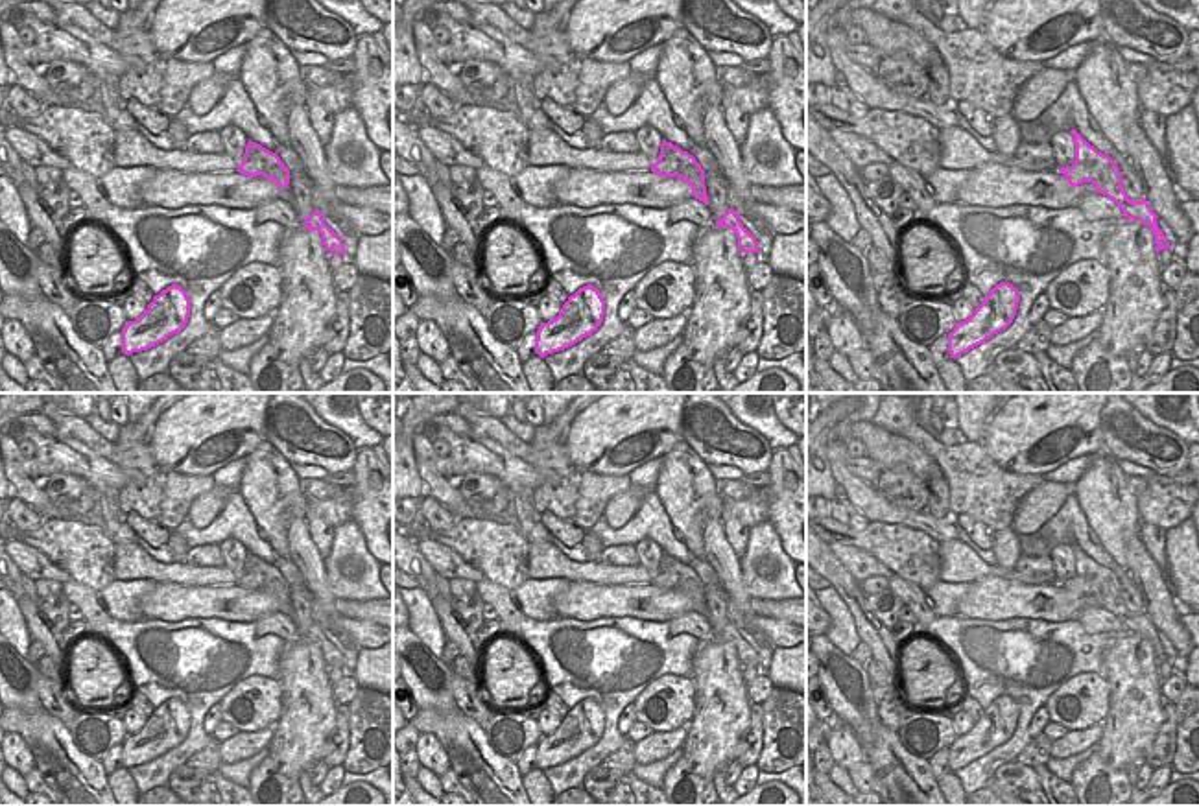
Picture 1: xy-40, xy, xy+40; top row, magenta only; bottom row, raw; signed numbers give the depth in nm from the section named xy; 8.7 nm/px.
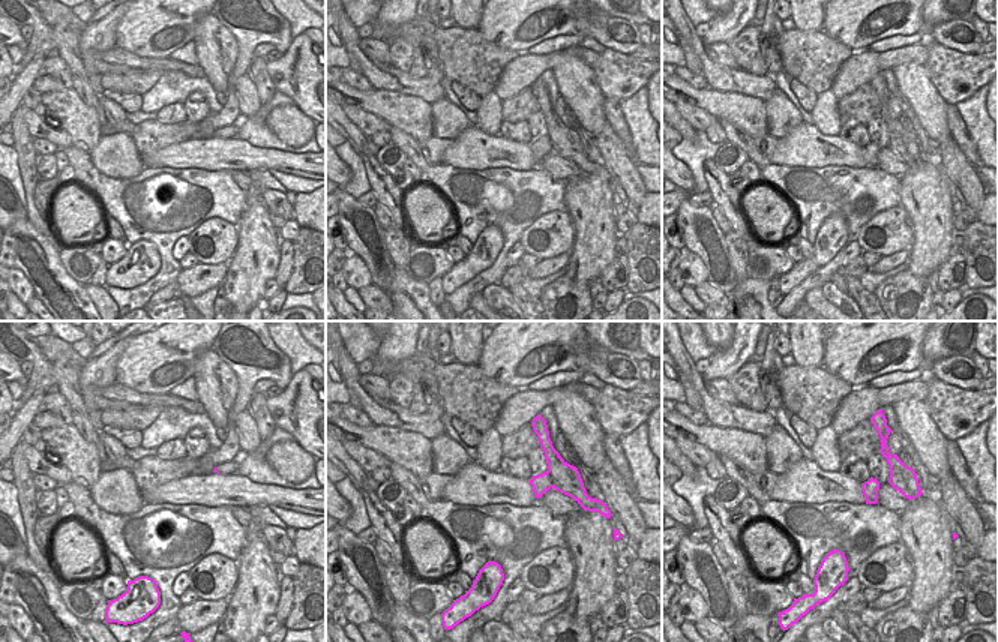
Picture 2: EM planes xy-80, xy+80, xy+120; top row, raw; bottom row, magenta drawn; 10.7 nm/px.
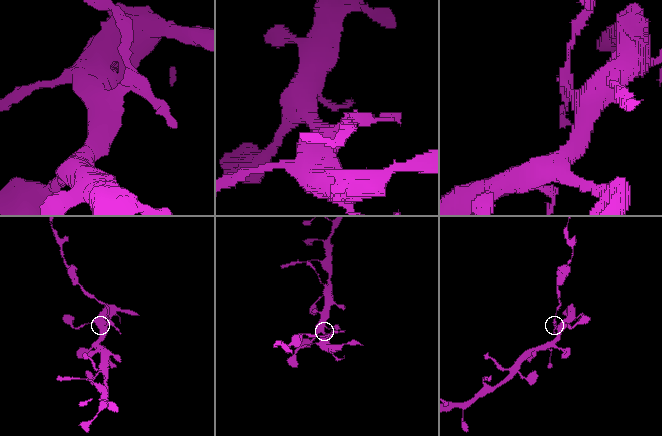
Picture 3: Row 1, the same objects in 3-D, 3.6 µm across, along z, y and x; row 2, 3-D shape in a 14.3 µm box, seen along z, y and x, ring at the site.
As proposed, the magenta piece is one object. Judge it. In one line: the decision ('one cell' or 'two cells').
two cells

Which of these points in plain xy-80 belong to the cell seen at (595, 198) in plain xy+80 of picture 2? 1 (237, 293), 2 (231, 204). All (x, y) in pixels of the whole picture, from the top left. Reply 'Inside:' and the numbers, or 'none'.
Inside: 1

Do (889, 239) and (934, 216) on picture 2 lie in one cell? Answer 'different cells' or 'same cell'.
different cells

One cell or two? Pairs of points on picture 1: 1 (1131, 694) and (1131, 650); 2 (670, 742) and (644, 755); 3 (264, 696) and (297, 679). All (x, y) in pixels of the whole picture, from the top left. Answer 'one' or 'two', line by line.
1: one
2: one
3: two

